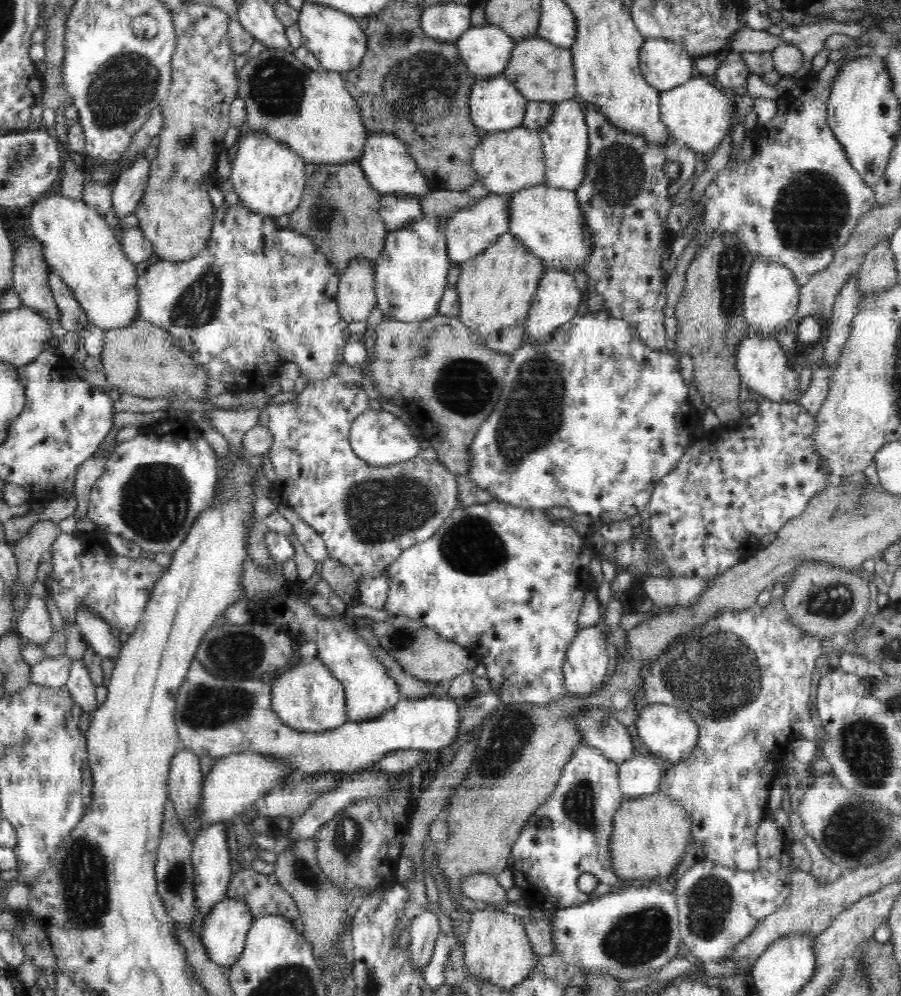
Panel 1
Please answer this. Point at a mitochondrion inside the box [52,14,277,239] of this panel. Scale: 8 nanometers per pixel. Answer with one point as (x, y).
(126, 83)

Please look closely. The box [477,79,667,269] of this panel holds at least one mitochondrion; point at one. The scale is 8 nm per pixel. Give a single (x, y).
(618, 174)

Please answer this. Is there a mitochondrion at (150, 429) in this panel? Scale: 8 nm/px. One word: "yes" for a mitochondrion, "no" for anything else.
no

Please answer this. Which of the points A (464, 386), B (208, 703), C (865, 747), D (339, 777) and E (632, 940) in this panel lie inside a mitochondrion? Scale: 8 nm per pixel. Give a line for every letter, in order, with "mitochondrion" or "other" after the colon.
A: mitochondrion
B: mitochondrion
C: mitochondrion
D: other
E: mitochondrion

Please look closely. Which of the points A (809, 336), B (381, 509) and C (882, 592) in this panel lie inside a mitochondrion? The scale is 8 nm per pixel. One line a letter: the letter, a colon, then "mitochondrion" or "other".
A: mitochondrion
B: mitochondrion
C: other

